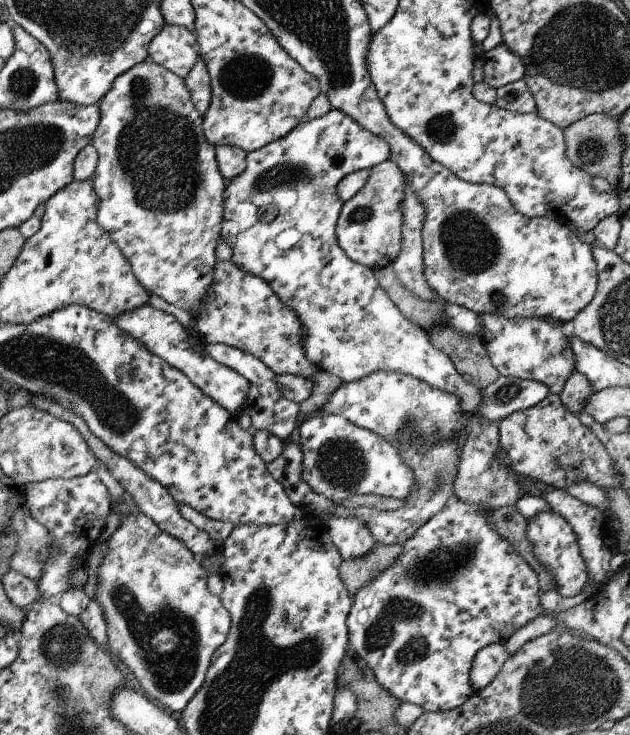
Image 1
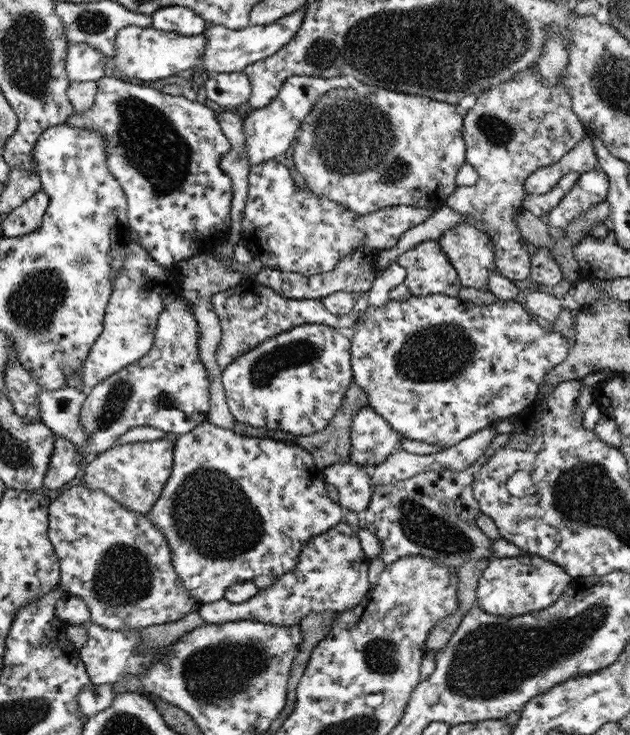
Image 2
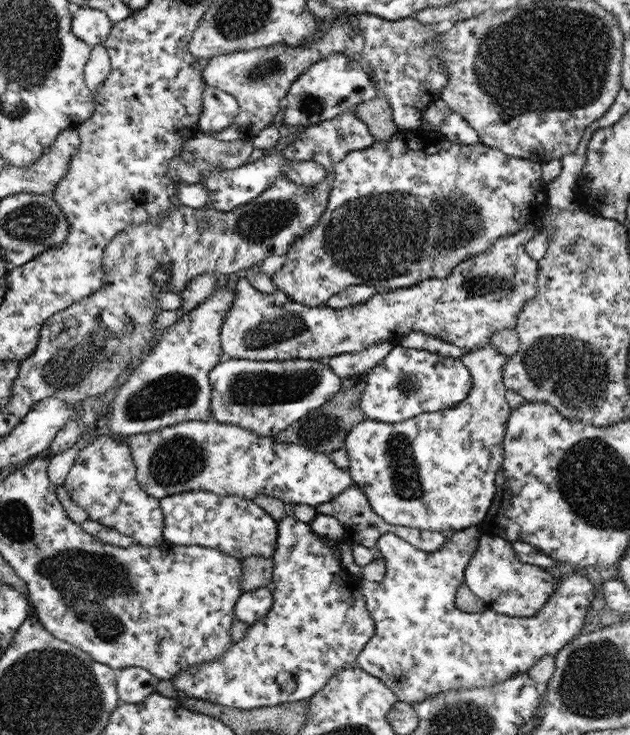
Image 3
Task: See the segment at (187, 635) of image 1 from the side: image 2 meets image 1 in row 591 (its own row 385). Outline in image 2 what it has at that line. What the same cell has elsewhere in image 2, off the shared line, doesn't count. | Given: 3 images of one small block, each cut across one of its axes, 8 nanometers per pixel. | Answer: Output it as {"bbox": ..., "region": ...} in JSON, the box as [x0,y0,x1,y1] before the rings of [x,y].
{"bbox":[77,297,211,456],"region":[[[165,297],[153,346],[146,356],[89,388],[79,409],[79,424],[87,434],[85,445],[77,446],[79,454],[87,456],[106,451],[133,427],[151,426],[173,435],[185,435],[206,420],[211,380],[199,354],[193,312],[183,298]]]}

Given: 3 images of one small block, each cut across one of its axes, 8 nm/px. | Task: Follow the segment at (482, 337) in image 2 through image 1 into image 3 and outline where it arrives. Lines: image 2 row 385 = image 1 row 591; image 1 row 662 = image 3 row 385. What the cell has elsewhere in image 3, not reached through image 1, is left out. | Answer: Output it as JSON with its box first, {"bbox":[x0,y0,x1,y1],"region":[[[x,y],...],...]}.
{"bbox":[360,346,471,424],"region":[[[392,346],[383,361],[363,374],[364,387],[360,407],[365,419],[395,424],[421,413],[451,409],[471,388],[471,377],[459,358],[441,357],[436,352]]]}

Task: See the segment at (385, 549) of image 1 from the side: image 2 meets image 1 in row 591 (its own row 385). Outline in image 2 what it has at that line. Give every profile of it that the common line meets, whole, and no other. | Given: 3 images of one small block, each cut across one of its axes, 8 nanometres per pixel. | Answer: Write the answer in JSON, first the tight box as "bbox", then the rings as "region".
{"bbox":[231,380,367,469],"region":[[[352,380],[349,385],[347,385],[347,389],[345,389],[343,397],[341,397],[341,404],[337,407],[337,409],[335,409],[335,414],[331,417],[331,419],[329,419],[327,426],[317,432],[305,436],[294,435],[281,430],[253,427],[247,423],[235,420],[233,421],[233,428],[231,429],[235,434],[245,435],[246,437],[272,438],[278,441],[285,441],[286,443],[298,445],[301,449],[304,449],[307,453],[309,453],[309,455],[311,455],[314,466],[324,469],[325,467],[331,465],[343,464],[349,461],[349,446],[351,446],[351,443],[349,442],[349,430],[352,418],[356,413],[356,410],[359,407],[365,406],[366,403],[367,395],[365,395],[365,393],[359,389],[359,386],[355,385],[355,382]]]}

